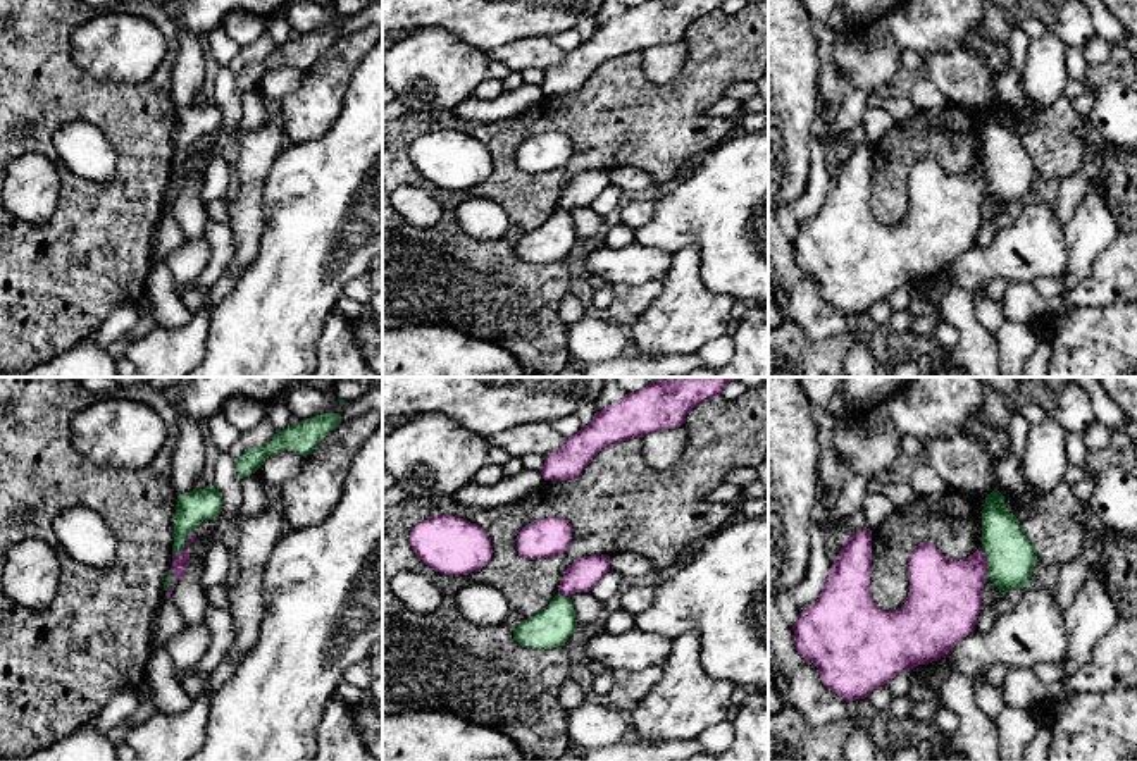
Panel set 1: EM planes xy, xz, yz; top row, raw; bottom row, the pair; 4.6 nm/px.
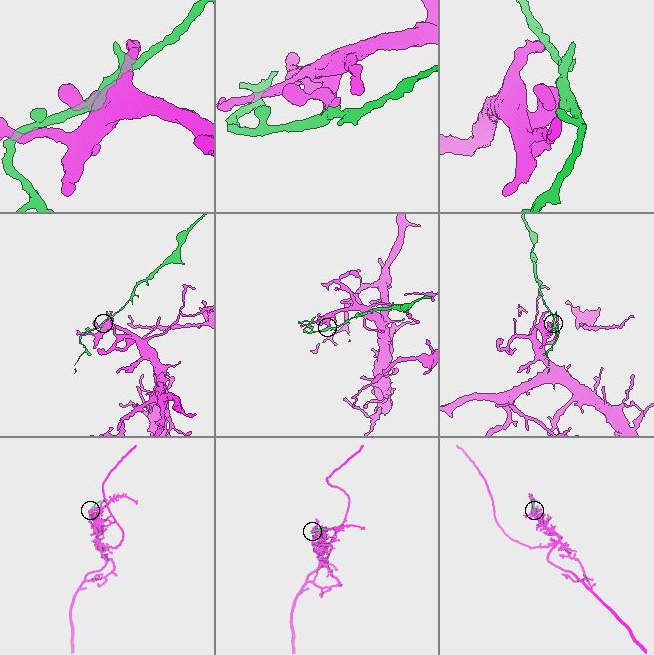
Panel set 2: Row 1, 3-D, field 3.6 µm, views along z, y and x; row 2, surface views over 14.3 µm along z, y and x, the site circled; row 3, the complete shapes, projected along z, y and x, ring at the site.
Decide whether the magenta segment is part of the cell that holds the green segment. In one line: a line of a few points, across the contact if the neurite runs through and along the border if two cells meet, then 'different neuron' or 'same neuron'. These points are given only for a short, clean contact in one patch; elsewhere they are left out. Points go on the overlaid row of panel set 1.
line yz (981, 548), (987, 565), (986, 579); different neuron

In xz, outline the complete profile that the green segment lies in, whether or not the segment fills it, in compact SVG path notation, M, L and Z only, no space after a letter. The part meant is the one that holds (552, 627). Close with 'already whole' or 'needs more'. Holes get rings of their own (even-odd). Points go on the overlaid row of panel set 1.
M558 594L537 615L520 622L513 637L519 644L532 649L551 649L565 646L575 628L577 620L572 601Z; already whole

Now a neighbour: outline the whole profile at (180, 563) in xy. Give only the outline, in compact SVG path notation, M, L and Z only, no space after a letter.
M191 534L184 544L184 549L172 556L171 572L174 575L174 582L171 584L171 589L167 591L165 597L172 601L171 594L177 584L177 580L188 572L190 565L190 554L188 548L195 541L196 534Z

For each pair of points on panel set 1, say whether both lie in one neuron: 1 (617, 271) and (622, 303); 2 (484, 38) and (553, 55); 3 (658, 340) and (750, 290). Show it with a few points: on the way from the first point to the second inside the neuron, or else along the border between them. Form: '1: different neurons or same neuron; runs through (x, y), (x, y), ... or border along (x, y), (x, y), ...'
1: different neurons; border along (658, 279), (614, 284)
2: different neurons; border along (545, 35), (509, 40), (486, 52)
3: different neurons; border along (698, 276), (708, 290), (736, 300)

